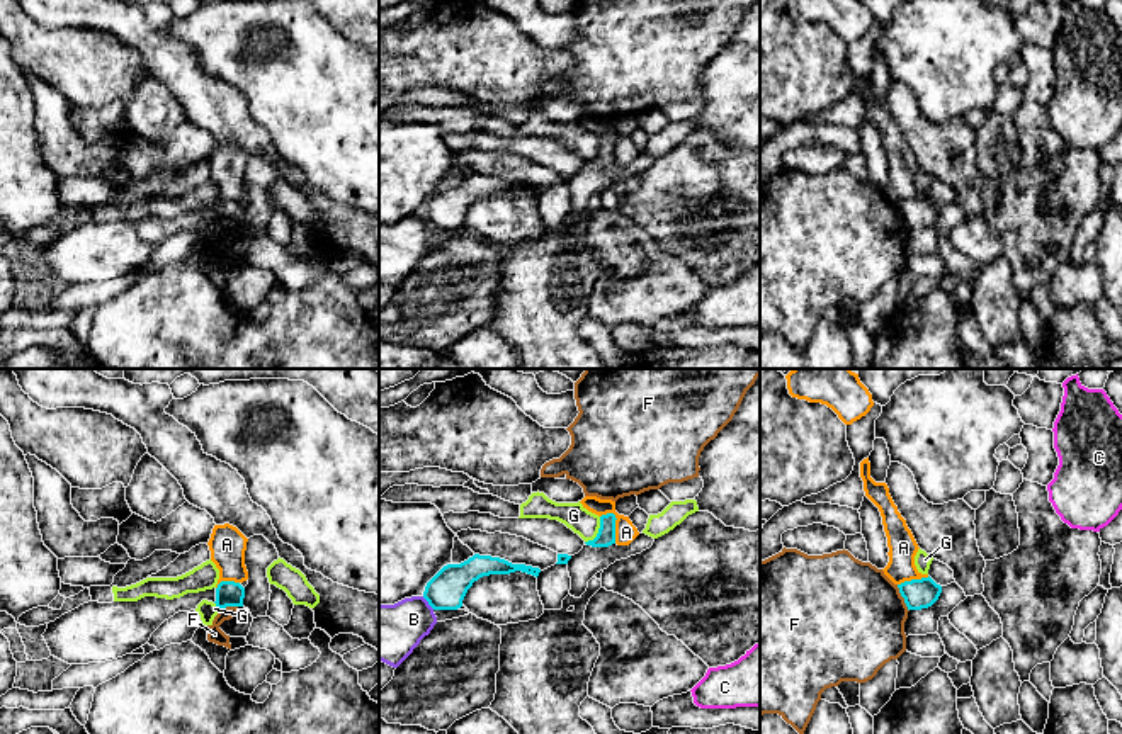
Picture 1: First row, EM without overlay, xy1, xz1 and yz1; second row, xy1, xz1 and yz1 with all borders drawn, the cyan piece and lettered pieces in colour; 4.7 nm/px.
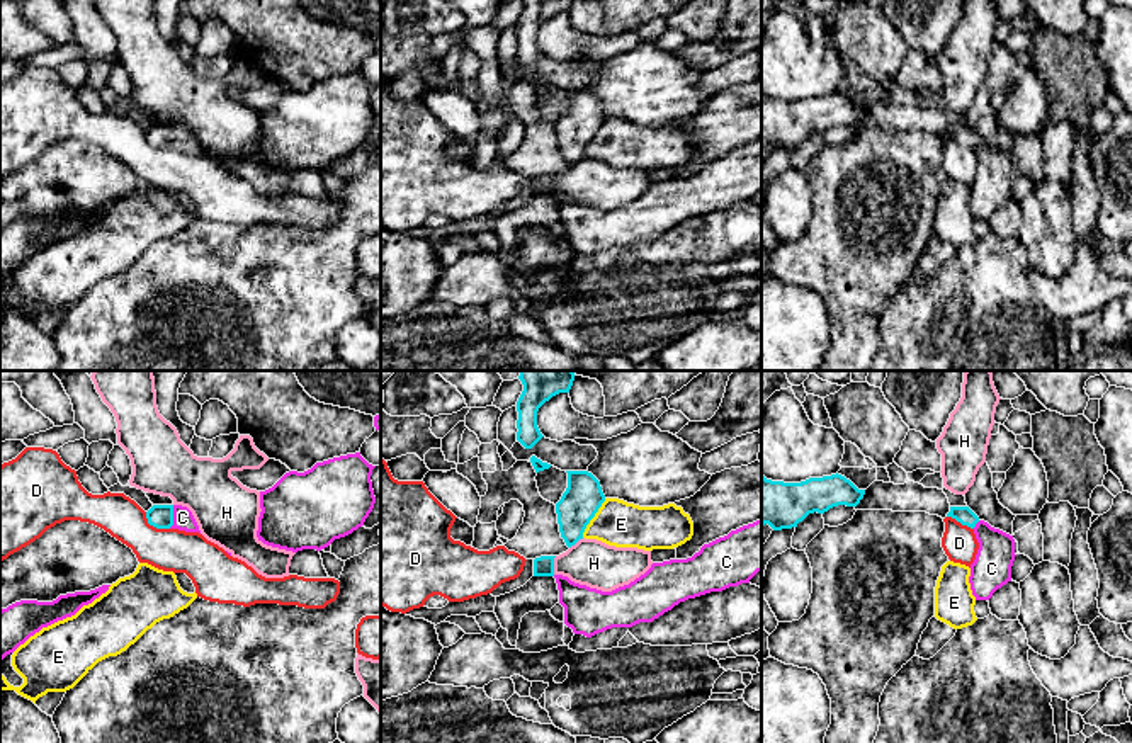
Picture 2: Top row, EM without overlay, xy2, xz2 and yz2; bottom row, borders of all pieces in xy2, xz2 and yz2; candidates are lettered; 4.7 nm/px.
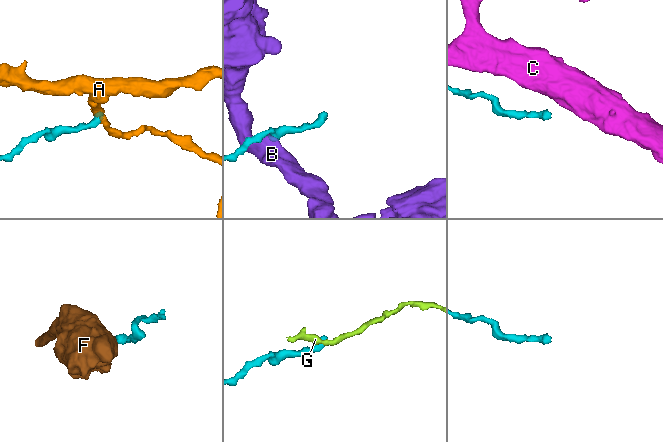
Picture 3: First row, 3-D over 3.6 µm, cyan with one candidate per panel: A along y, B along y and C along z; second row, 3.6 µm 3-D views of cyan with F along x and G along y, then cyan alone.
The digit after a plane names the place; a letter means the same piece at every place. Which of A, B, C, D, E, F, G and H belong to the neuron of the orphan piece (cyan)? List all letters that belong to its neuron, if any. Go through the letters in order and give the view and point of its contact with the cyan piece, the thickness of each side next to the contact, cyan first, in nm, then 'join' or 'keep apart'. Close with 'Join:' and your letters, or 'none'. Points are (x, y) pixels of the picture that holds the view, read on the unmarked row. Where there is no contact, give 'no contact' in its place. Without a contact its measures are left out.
A: meets cyan in xz1 at (614, 143); 90 nm thick on the cyan side, 100 nm on the other; keep apart
B: meets cyan in xz1 at (429, 223); 180 nm thick on the cyan side, 280 nm on the other; keep apart
C: meets cyan in xy2 at (172, 136); 110 nm thick on the cyan side, 100 nm on the other; join
D: meets cyan in xy2 at (153, 145); 110 nm thick on the cyan side, 200 nm on the other; keep apart
E: meets cyan in xz2 at (594, 135); 180 nm thick on the cyan side, 220 nm on the other; keep apart
F: meets cyan in yz1 at (903, 216); 140 nm thick on the cyan side, 480 nm on the other; keep apart
G: meets cyan in xz1 at (599, 152); 90 nm thick on the cyan side, 120 nm on the other; keep apart
H: meets cyan in xz2 at (553, 184); 100 nm thick on the cyan side, 220 nm on the other; keep apart
Join: C

